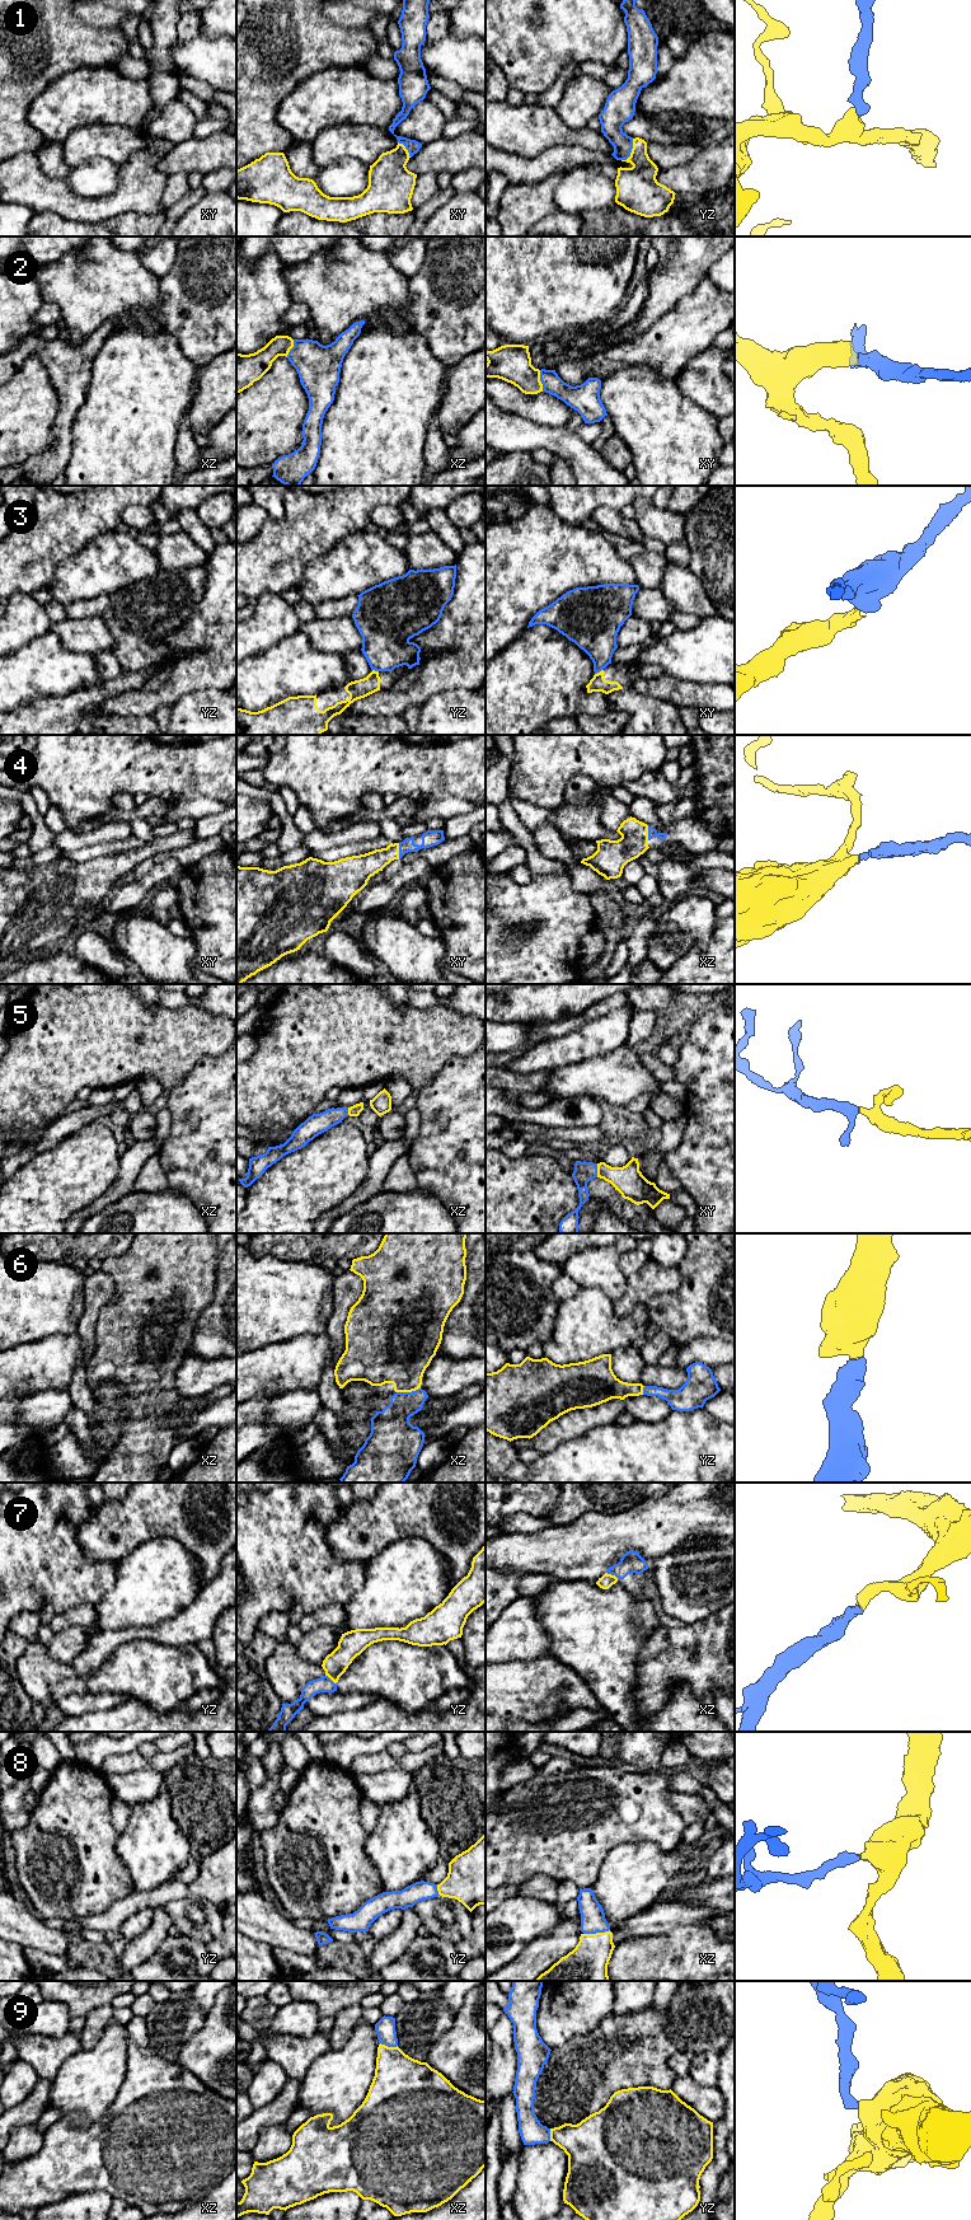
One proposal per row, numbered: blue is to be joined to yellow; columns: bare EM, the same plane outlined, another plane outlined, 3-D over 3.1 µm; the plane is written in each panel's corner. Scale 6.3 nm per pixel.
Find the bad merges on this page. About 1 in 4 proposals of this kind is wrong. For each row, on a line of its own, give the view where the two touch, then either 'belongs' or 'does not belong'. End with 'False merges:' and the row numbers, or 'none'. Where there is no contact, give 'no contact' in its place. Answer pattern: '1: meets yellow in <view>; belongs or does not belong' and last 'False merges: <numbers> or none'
1: meets yellow in yz; belongs
2: meets yellow in xy; belongs
3: meets yellow in xy; does not belong
4: meets yellow in xy; belongs
5: meets yellow in xy; belongs
6: meets yellow in xz; belongs
7: meets yellow in yz; belongs
8: meets yellow in xz; belongs
9: meets yellow in xz; belongs
False merges: 3

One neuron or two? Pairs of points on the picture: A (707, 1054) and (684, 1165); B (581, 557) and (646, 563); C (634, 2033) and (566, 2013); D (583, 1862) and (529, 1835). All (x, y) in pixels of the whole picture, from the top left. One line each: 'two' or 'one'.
A: one
B: two
C: two
D: one

